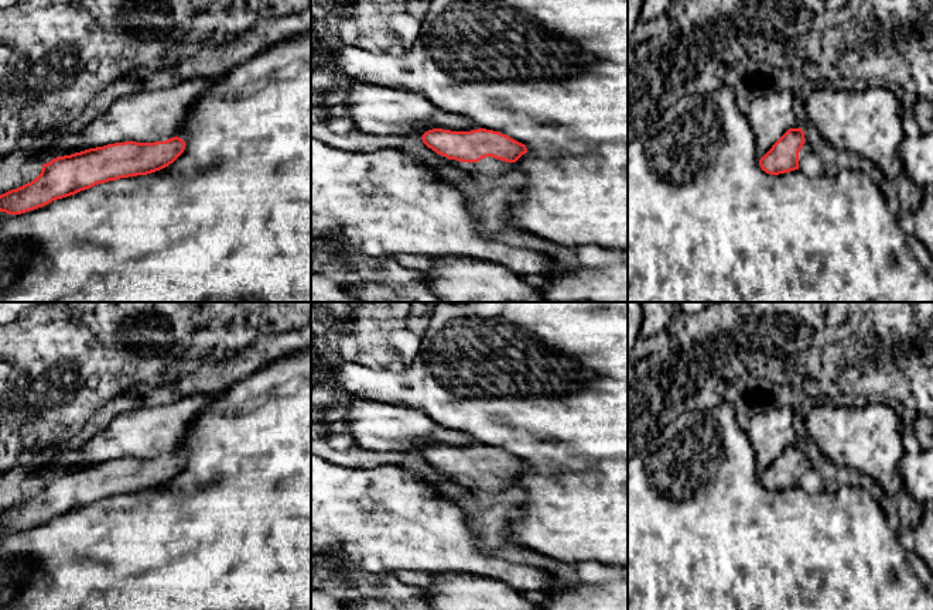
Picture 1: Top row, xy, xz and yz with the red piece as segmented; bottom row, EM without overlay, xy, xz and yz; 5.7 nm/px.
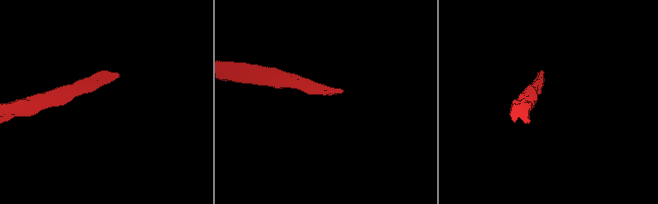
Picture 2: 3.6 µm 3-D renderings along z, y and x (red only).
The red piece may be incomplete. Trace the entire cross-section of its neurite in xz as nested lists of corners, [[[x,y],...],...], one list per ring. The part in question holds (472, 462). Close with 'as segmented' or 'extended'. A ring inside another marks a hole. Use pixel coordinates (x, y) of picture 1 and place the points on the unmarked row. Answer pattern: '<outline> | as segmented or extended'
[[[481,443],[471,448],[433,445],[426,448],[421,456],[457,484],[492,493],[513,489],[515,479],[527,469],[524,460]]] | extended

